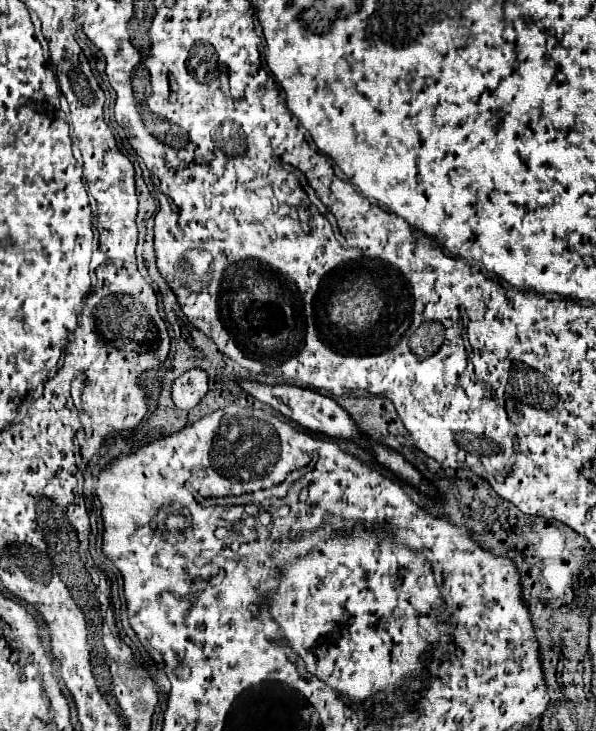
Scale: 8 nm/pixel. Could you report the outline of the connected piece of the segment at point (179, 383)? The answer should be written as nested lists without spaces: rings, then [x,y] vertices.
[[[187,370],[173,382],[173,402],[181,410],[195,408],[209,390],[209,378],[203,370]]]

